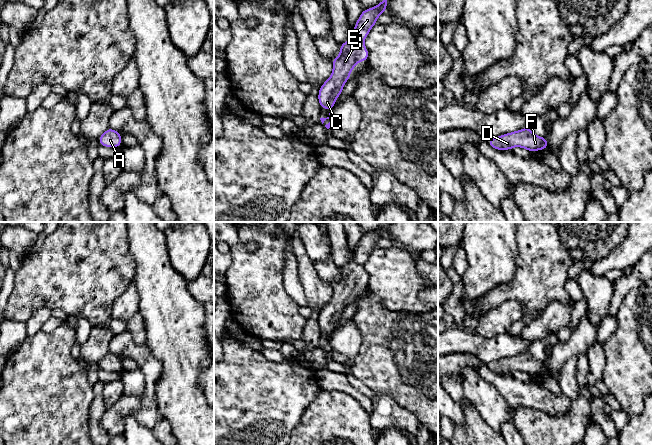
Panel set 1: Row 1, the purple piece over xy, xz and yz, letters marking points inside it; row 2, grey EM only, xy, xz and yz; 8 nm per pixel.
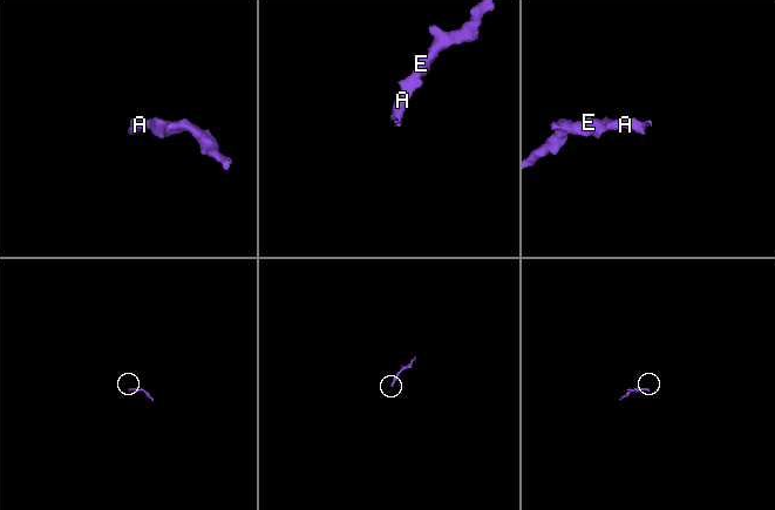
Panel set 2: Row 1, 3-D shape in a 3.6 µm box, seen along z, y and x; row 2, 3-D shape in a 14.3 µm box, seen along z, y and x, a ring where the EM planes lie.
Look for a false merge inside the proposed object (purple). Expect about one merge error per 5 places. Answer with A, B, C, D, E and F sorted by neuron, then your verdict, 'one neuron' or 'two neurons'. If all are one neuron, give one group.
A B C D E F | one neuron

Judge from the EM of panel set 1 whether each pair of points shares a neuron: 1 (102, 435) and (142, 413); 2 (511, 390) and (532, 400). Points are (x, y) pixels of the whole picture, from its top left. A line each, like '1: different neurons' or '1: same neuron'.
1: different neurons
2: same neuron

